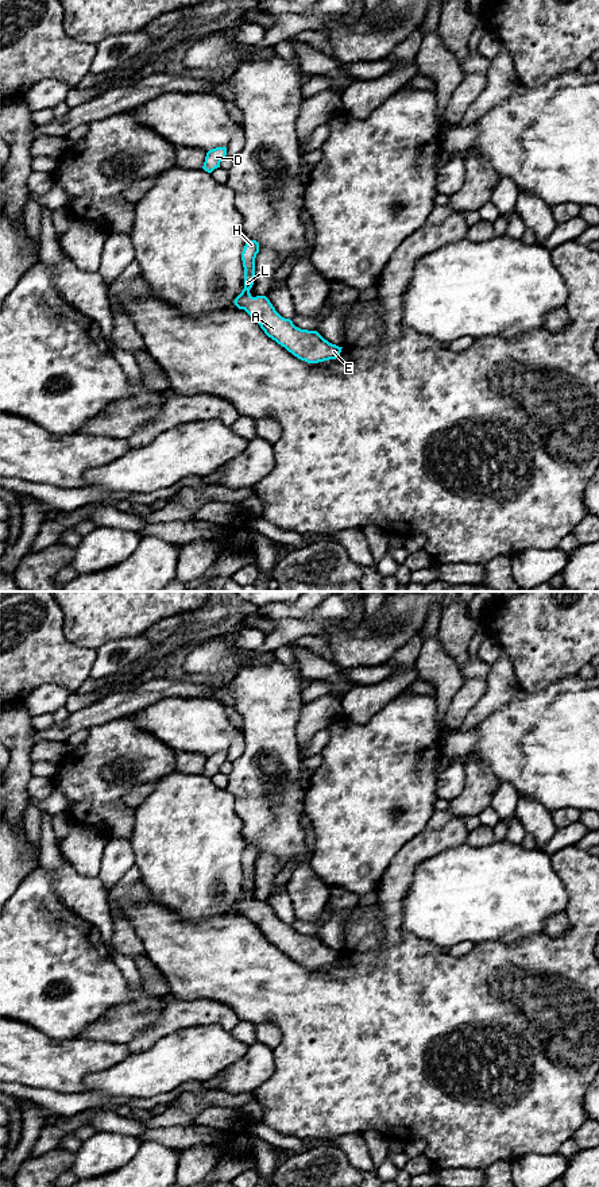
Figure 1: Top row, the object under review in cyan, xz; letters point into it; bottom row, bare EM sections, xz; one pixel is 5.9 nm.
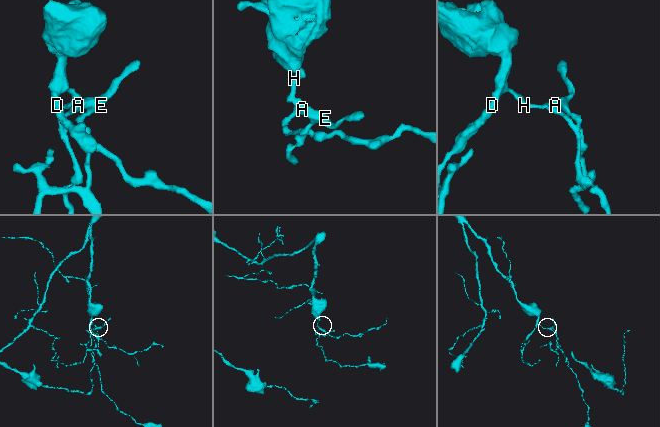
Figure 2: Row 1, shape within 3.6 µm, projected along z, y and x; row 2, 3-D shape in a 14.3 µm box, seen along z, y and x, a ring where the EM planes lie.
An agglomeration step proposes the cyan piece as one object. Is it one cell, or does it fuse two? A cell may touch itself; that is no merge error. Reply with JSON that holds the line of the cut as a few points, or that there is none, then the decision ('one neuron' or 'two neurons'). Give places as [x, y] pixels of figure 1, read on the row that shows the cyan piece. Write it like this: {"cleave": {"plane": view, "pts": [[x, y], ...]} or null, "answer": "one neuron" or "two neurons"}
{"cleave": null, "answer": "one neuron"}

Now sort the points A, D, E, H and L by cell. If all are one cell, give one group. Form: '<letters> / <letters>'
A D E H L

